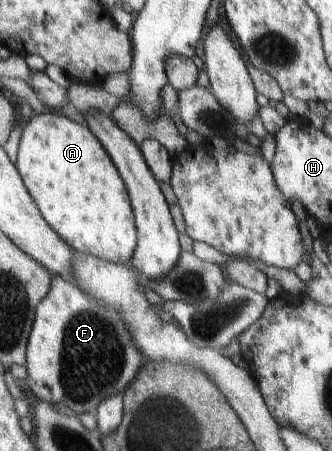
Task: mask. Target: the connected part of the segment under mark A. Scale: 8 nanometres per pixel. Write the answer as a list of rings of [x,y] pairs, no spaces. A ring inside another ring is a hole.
[[[57,110],[37,113],[23,130],[16,167],[45,222],[73,252],[115,264],[130,262],[137,246],[138,234],[128,190],[114,162],[87,125],[79,124]]]

